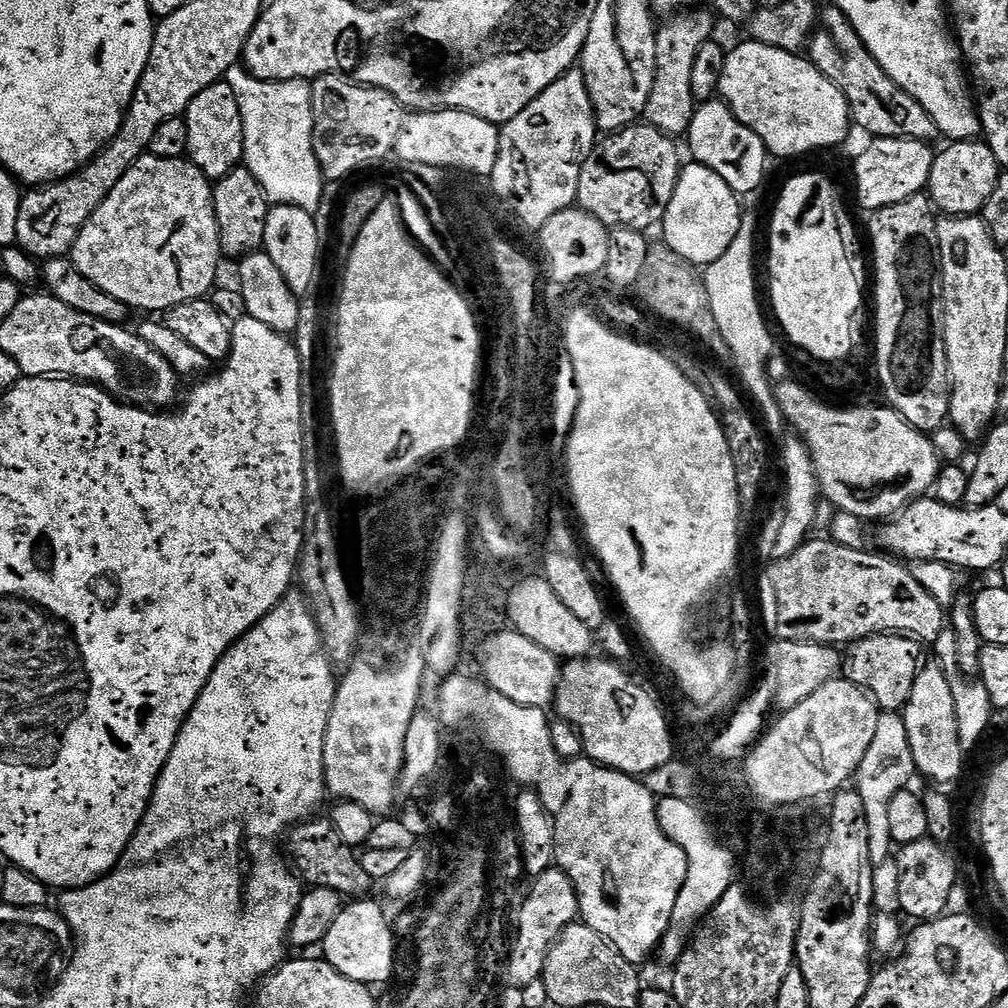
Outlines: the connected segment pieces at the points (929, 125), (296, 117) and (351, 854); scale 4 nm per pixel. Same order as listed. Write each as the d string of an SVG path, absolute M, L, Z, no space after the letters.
M831 6L819 9L818 27L812 33L810 41L810 59L823 76L830 78L830 82L834 82L838 90L842 90L855 127L857 124L858 127L865 128L869 137L905 136L925 142L937 139L934 118L930 118L928 111L910 94L906 94L906 90L897 86L888 77L886 70L882 70L882 66L878 66L842 10Z
M243 66L228 71L226 83L238 98L238 110L242 110L243 167L258 178L269 205L298 206L319 213L326 181L314 154L311 87L302 80L259 80Z
M309 818L296 825L287 833L287 855L292 855L291 863L305 885L317 888L329 888L339 892L344 898L364 898L374 884L374 877L366 874L360 865L360 856L346 842L342 842L342 834L334 830L331 819L316 820Z

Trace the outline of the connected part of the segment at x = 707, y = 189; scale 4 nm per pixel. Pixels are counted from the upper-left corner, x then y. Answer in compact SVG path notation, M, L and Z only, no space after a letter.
M695 162L685 163L680 170L674 198L670 198L670 206L662 221L663 243L670 245L677 254L693 266L712 264L716 259L722 258L726 250L729 250L730 244L734 242L734 238L739 232L742 219L740 200L741 197L732 192L730 186L726 186L726 182L722 182L722 178L718 178L718 174L714 174L714 170Z

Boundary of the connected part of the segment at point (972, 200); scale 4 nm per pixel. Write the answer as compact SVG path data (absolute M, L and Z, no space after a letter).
M983 139L958 140L939 149L932 163L926 189L937 213L944 216L974 216L983 213L1002 171L994 150Z

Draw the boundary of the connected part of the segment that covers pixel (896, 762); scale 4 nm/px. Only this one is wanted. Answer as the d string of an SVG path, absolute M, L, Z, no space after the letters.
M881 711L878 726L866 756L854 775L854 787L862 794L866 806L866 818L870 822L870 858L875 864L886 862L894 852L890 834L890 802L894 794L905 791L917 775L914 754L910 754L910 738L906 734L906 722L900 712Z

